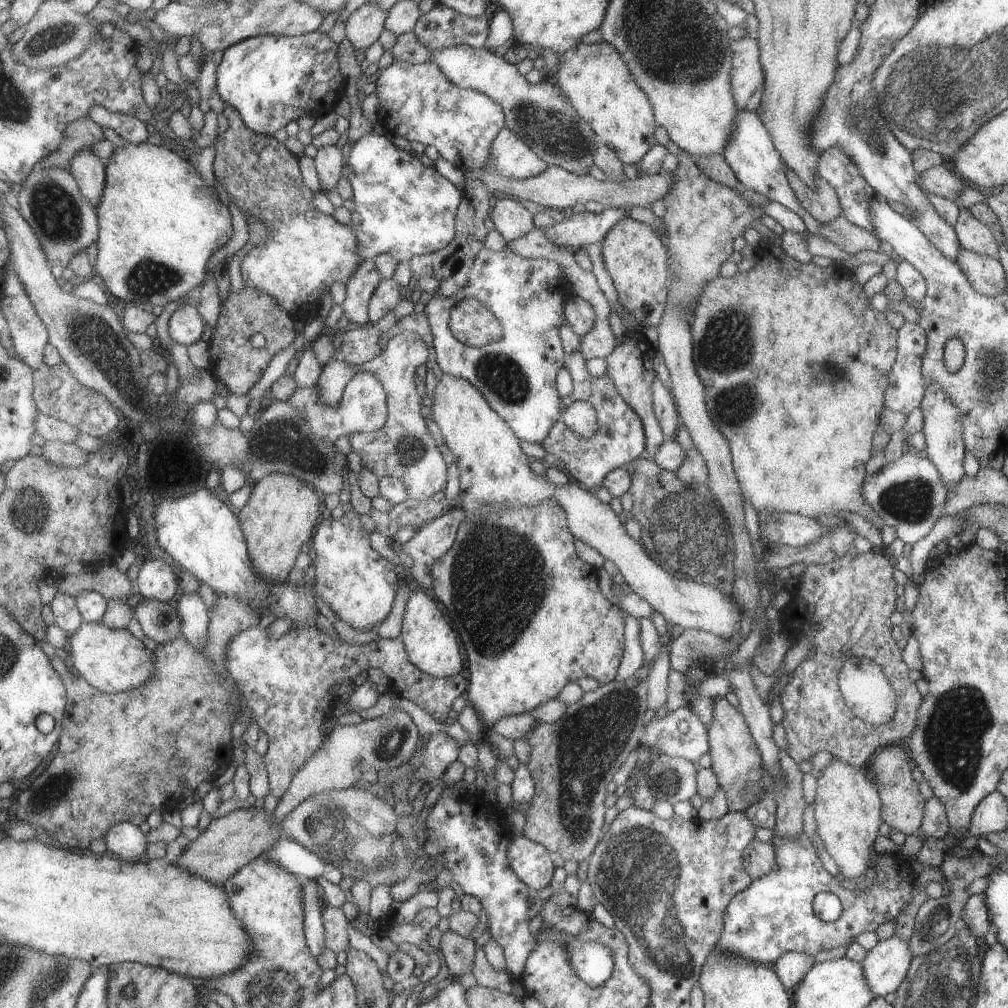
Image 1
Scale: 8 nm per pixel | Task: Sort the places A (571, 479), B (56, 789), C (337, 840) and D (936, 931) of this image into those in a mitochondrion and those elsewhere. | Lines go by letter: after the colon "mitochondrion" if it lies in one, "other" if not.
A: other
B: mitochondrion
C: mitochondrion
D: mitochondrion

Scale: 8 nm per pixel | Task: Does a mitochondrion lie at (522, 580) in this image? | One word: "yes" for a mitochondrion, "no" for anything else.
yes

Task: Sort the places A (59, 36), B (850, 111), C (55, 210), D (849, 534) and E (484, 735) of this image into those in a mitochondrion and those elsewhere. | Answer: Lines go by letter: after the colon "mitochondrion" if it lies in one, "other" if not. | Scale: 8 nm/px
A: mitochondrion
B: mitochondrion
C: mitochondrion
D: other
E: other

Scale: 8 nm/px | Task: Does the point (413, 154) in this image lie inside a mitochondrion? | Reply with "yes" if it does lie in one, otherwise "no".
no

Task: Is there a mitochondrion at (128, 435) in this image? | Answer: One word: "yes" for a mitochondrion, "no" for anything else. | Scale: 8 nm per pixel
no

